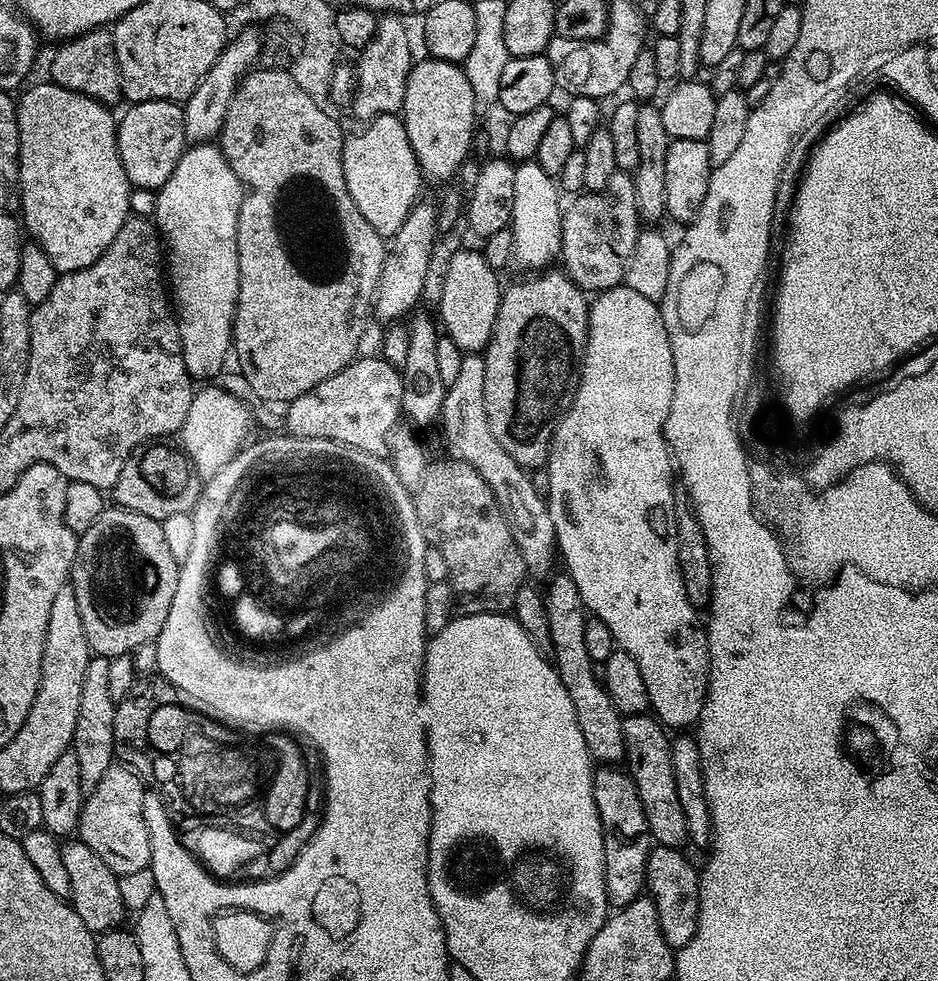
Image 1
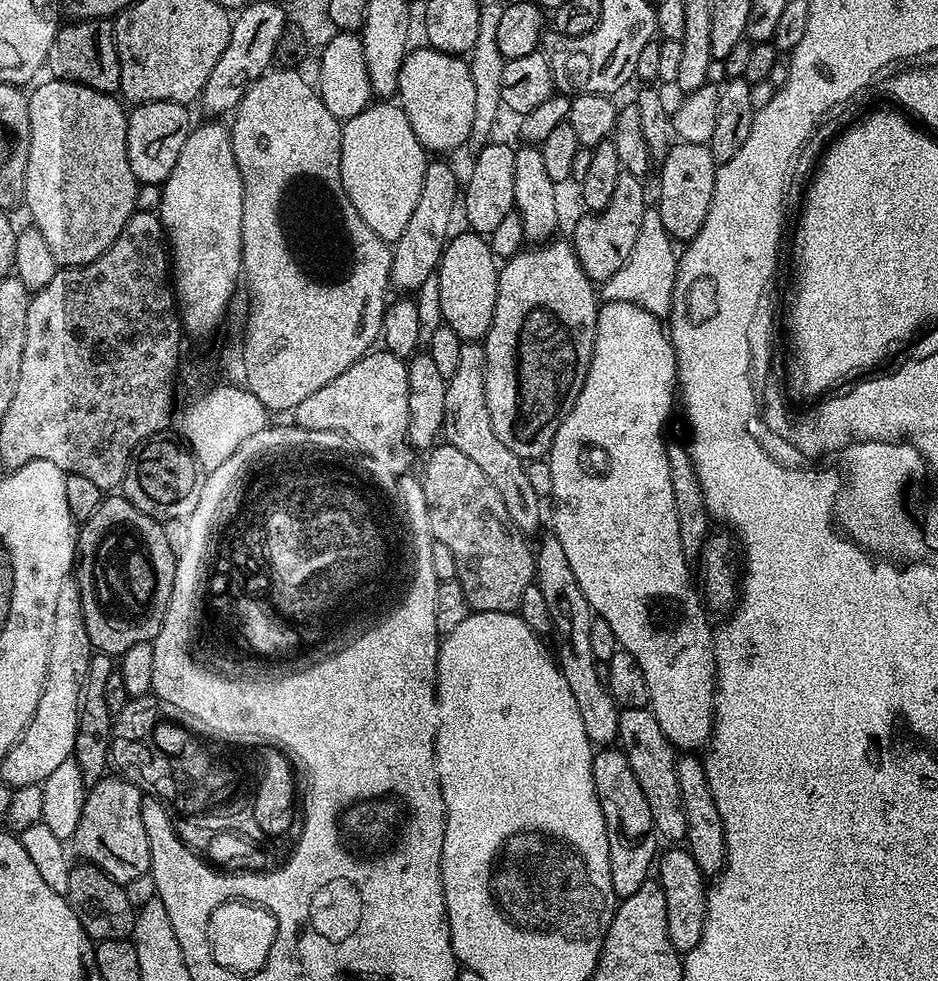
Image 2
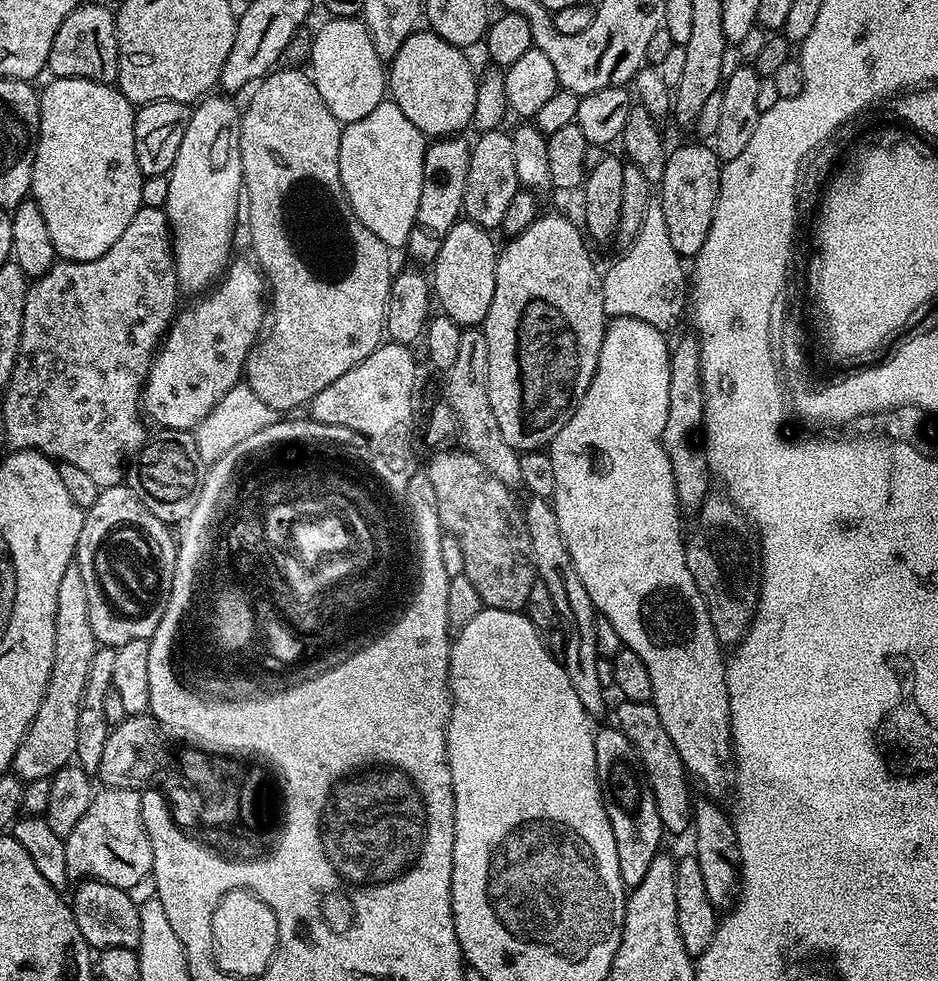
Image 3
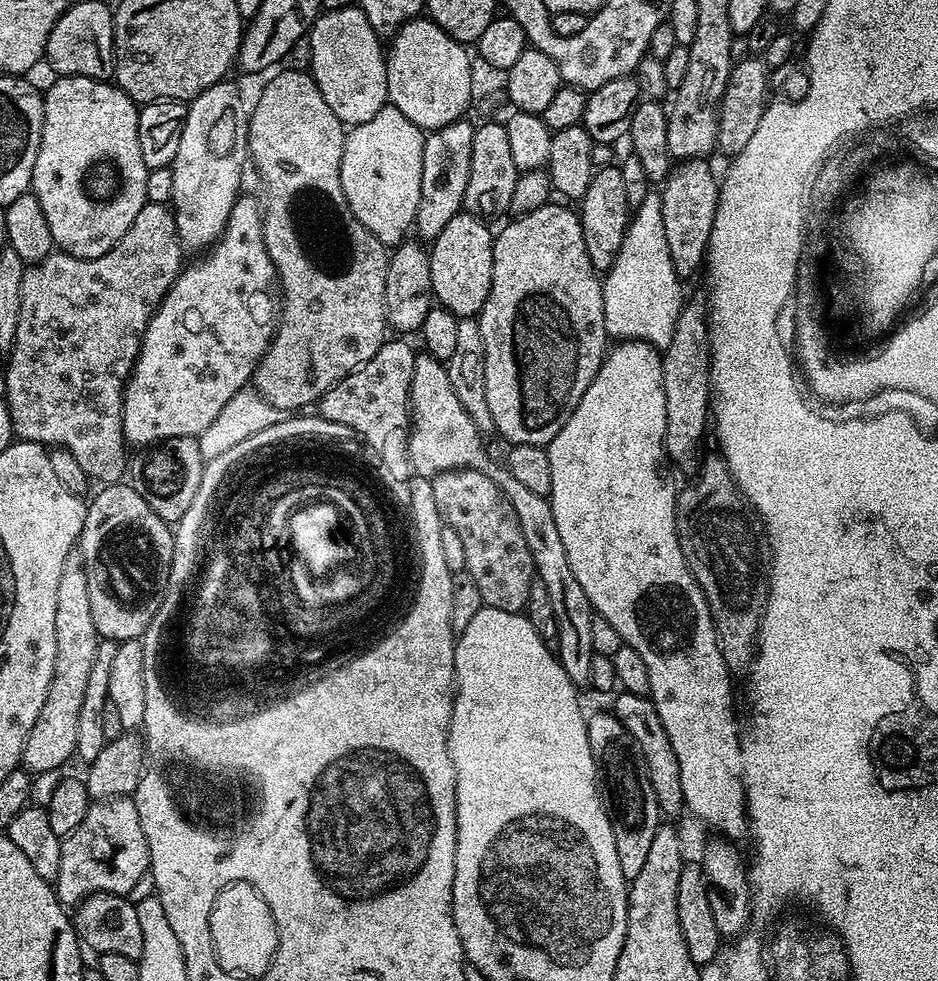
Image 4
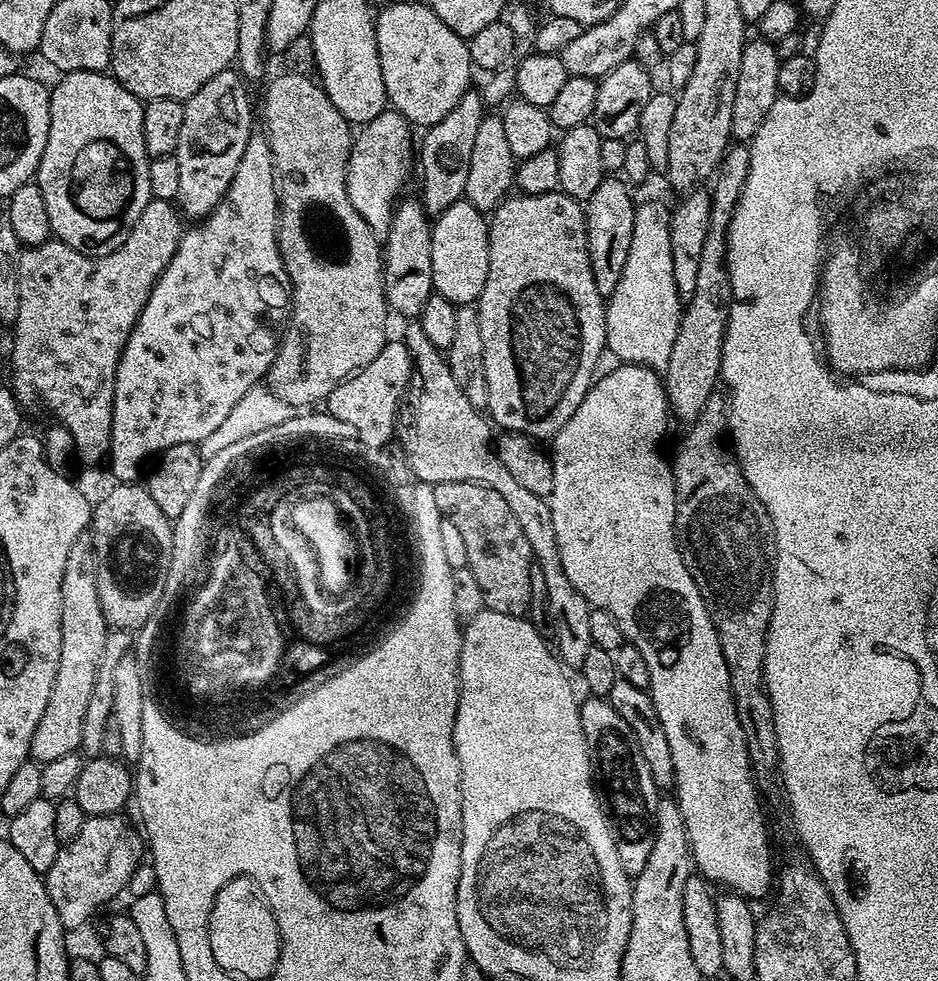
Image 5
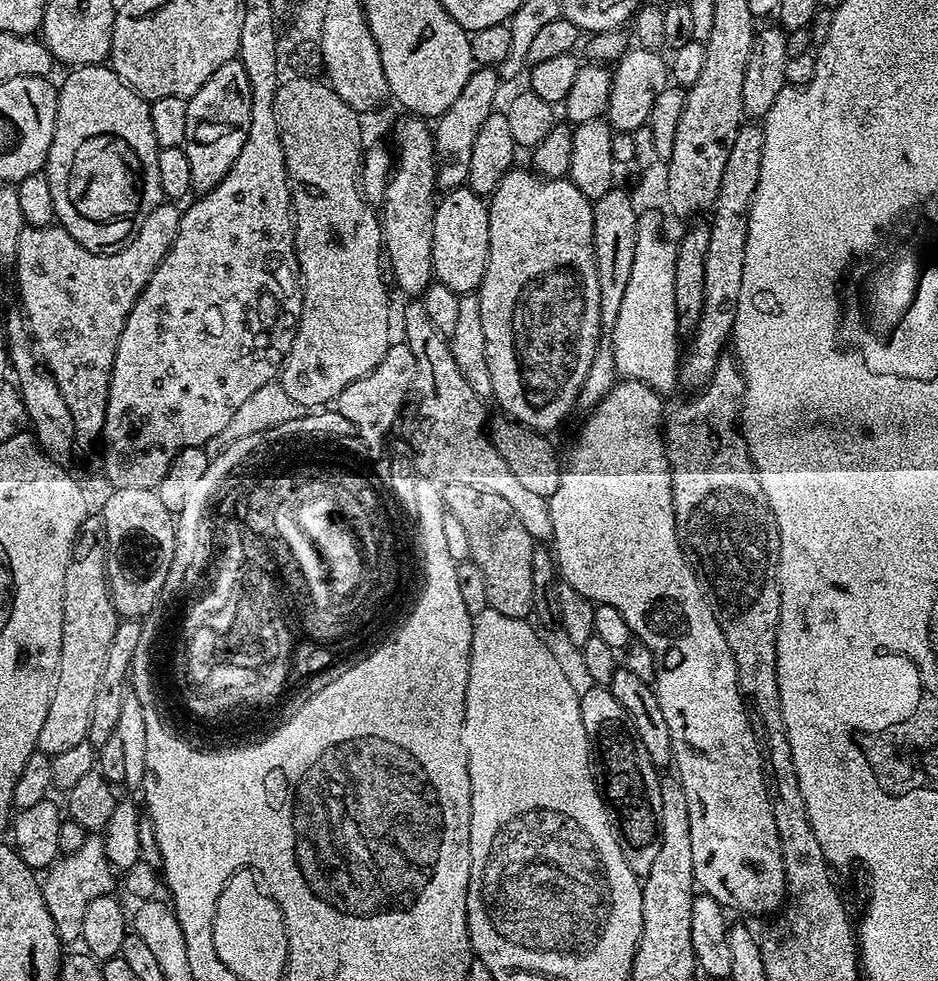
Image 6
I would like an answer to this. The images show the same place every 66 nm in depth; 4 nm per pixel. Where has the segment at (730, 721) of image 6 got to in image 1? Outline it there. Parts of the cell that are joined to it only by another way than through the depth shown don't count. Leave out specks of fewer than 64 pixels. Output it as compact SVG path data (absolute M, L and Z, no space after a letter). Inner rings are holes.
M627 286L610 288L599 293L591 301L588 309L588 341L578 364L576 393L570 398L569 404L572 405L569 406L568 413L565 416L563 413L559 417L556 433L552 435L552 447L548 449L546 461L546 469L550 476L550 492L546 497L548 509L554 522L556 546L563 571L568 572L570 578L574 578L574 586L578 586L578 594L585 609L602 622L606 622L610 634L614 634L617 649L630 654L630 658L638 662L638 670L642 670L642 678L646 681L648 703L656 719L665 729L688 730L699 721L704 698L708 695L708 634L702 620L696 617L699 616L698 610L690 602L690 598L686 598L686 586L682 582L682 570L678 566L676 492L674 487L672 488L674 461L670 455L668 441L664 438L664 423L673 402L674 354L670 350L670 338L666 334L666 322L662 322L659 303Z

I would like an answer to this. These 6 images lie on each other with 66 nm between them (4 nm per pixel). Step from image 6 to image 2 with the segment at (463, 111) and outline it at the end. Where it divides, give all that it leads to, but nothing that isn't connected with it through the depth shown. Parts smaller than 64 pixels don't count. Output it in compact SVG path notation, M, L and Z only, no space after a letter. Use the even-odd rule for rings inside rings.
M436 158L426 164L418 204L410 215L406 230L391 245L390 284L393 289L401 288L404 294L412 294L415 288L422 287L427 280L429 283L435 277L440 267L440 255L444 253L444 245L450 239L448 227L452 224L452 215L458 212L458 184L456 188L456 172L444 160L447 159Z

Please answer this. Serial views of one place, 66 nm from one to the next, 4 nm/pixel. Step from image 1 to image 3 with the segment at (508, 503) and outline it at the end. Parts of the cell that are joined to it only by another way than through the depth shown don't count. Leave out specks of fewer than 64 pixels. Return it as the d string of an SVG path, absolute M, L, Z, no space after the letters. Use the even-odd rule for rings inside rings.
M483 327L464 328L458 349L458 359L446 374L448 380L444 384L446 403L456 419L458 437L462 443L463 451L469 452L498 482L502 482L513 490L521 487L522 466L521 453L502 438L502 430L498 430L498 422L494 419L494 409L490 407L490 394L488 393L488 363L490 350L486 346L486 334Z

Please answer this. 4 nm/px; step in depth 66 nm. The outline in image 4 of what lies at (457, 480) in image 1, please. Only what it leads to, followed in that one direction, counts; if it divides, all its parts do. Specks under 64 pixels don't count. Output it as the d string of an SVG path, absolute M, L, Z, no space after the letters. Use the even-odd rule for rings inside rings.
M456 468L452 472L439 472L432 480L432 489L434 502L438 506L443 523L449 528L458 530L458 538L462 538L462 546L466 546L466 571L474 578L478 594L482 594L485 605L507 612L523 613L528 607L530 586L533 580L537 579L536 567L532 561L530 546L526 546L518 514L504 491L489 476L473 468Z

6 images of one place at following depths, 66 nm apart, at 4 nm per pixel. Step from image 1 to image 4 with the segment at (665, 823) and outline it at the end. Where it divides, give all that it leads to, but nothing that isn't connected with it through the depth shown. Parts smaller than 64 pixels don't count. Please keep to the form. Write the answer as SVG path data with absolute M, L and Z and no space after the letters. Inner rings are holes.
M619 693L620 697L610 705L611 711L630 730L640 747L644 765L650 778L650 786L654 786L654 798L658 798L658 806L665 817L676 816L685 811L682 794L682 773L678 771L678 758L674 758L674 746L670 746L670 738L666 738L666 726L662 726L662 718L658 718L658 710L648 696Z

